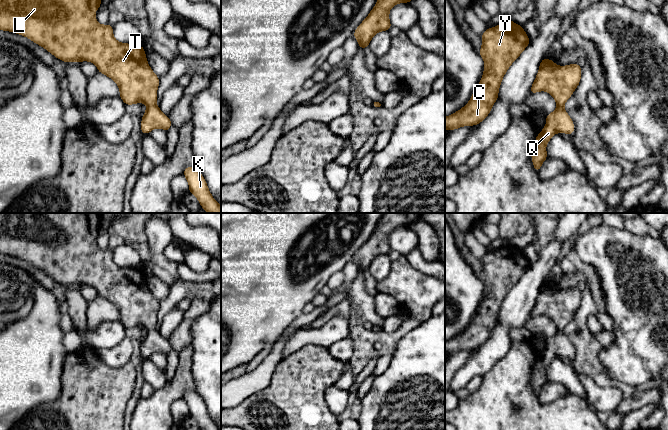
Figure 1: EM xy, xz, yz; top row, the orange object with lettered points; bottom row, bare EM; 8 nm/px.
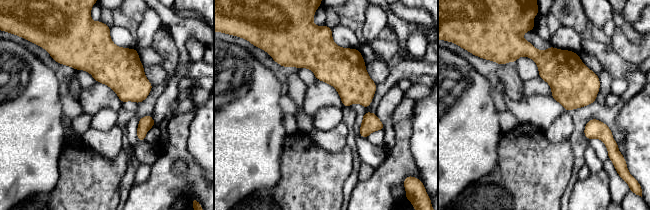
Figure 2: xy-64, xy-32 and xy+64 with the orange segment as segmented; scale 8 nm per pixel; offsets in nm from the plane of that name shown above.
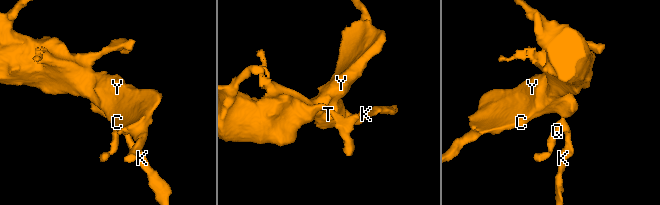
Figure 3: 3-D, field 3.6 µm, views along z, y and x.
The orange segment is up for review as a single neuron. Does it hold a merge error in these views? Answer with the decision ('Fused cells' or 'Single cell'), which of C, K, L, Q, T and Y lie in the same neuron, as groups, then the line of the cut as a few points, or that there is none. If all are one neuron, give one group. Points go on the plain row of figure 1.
Single cell. Groups: C K L Q T Y. No split

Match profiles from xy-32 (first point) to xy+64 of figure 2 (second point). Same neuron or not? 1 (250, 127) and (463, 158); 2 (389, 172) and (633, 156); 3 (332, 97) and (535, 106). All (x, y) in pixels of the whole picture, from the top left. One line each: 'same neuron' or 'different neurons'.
1: same neuron
2: different neurons
3: different neurons

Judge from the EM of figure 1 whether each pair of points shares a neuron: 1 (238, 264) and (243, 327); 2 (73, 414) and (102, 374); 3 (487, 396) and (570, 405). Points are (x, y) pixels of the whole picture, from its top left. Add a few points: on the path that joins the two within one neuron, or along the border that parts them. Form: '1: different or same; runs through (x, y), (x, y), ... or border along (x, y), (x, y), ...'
1: same; runs through (243, 280), (243, 311)
2: same; runs through (83, 404), (92, 395), (92, 384)
3: same; runs through (508, 416), (549, 416)

